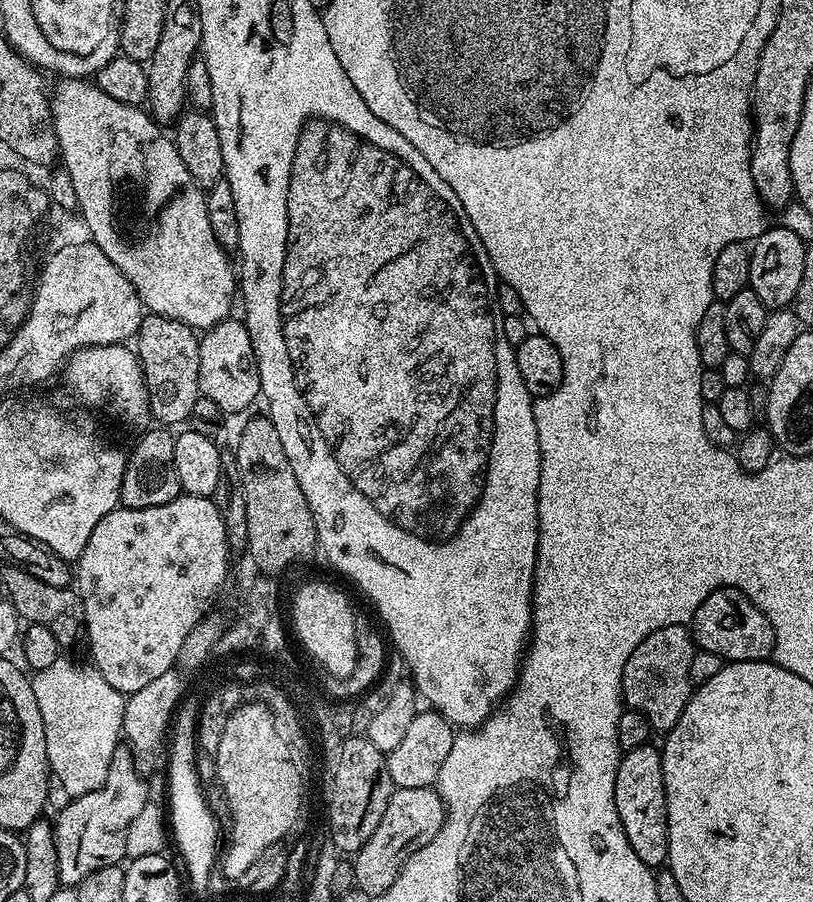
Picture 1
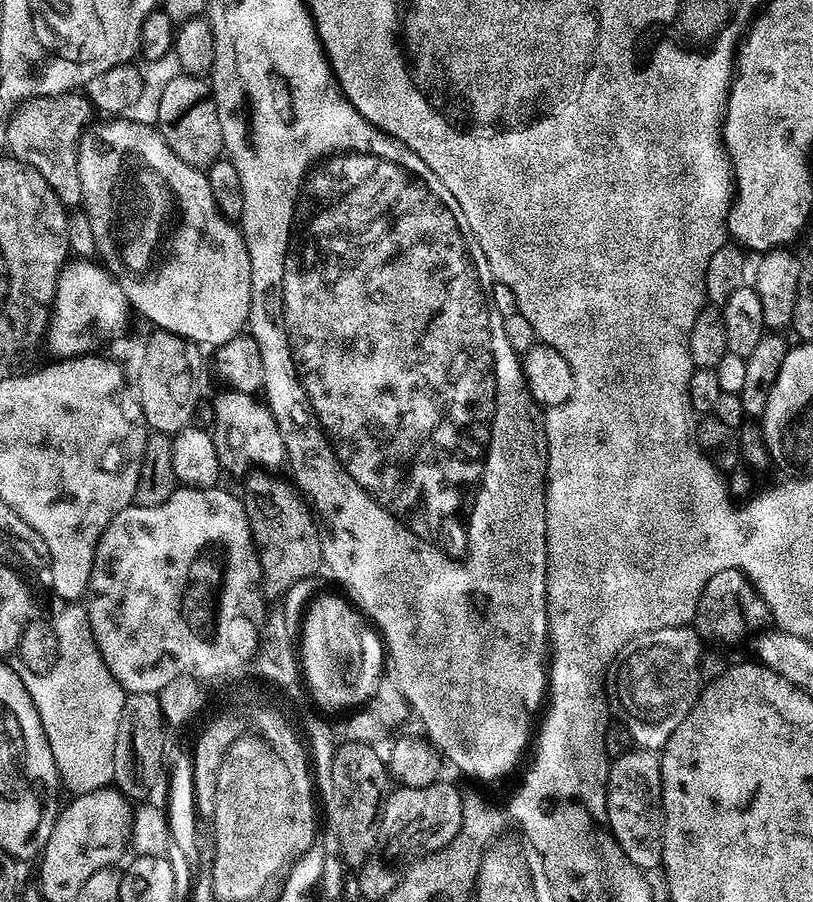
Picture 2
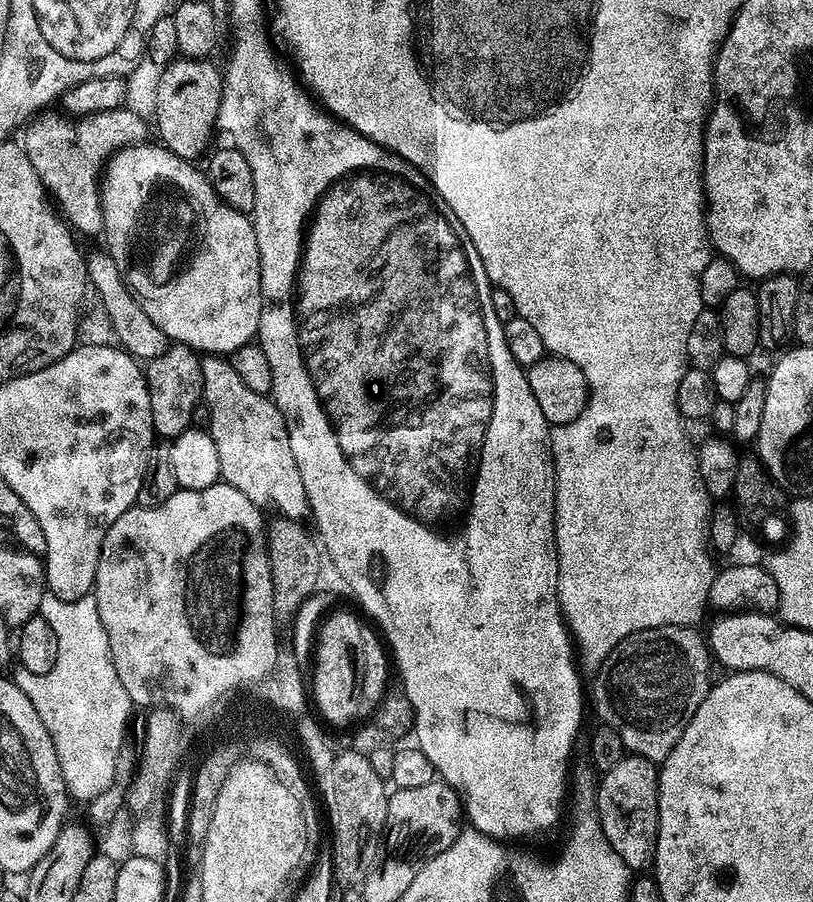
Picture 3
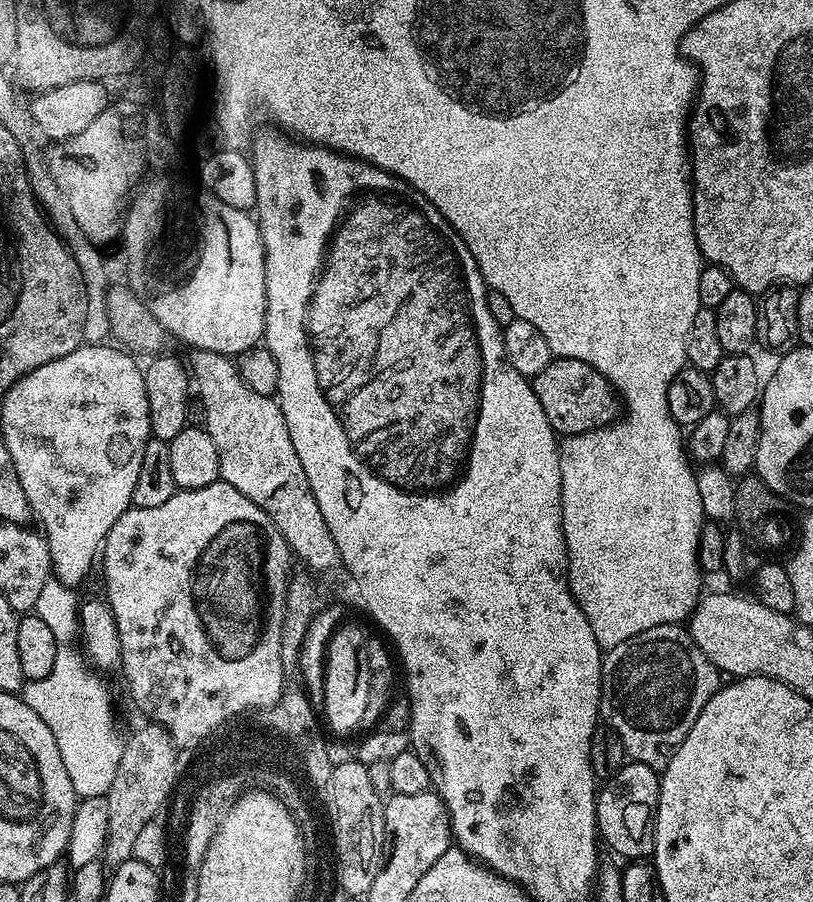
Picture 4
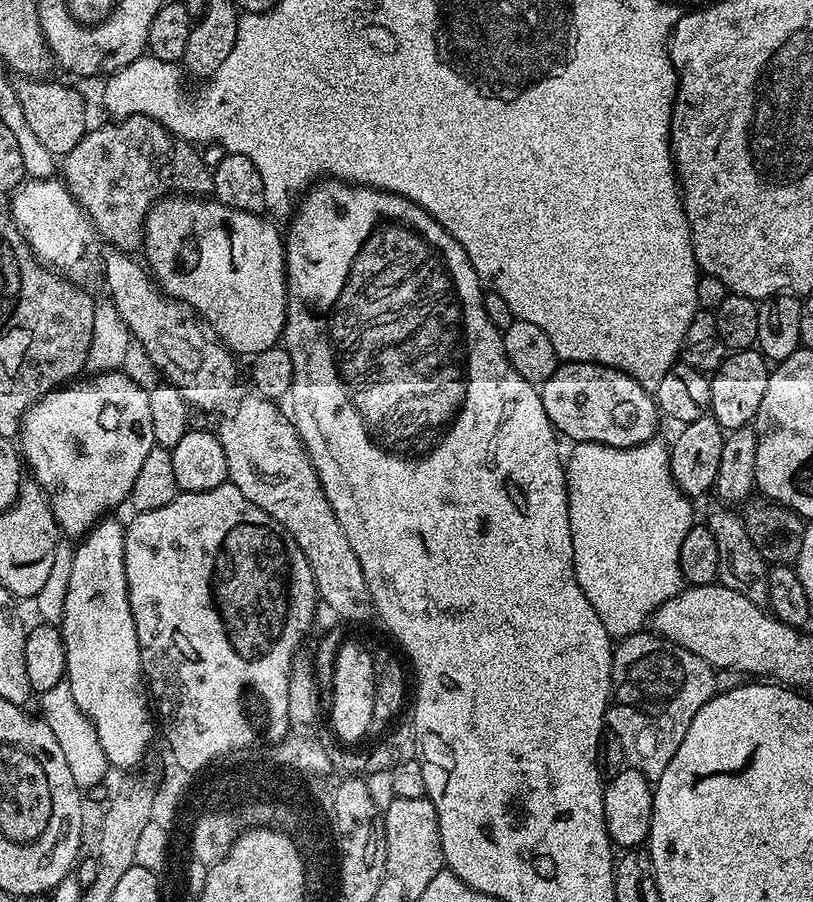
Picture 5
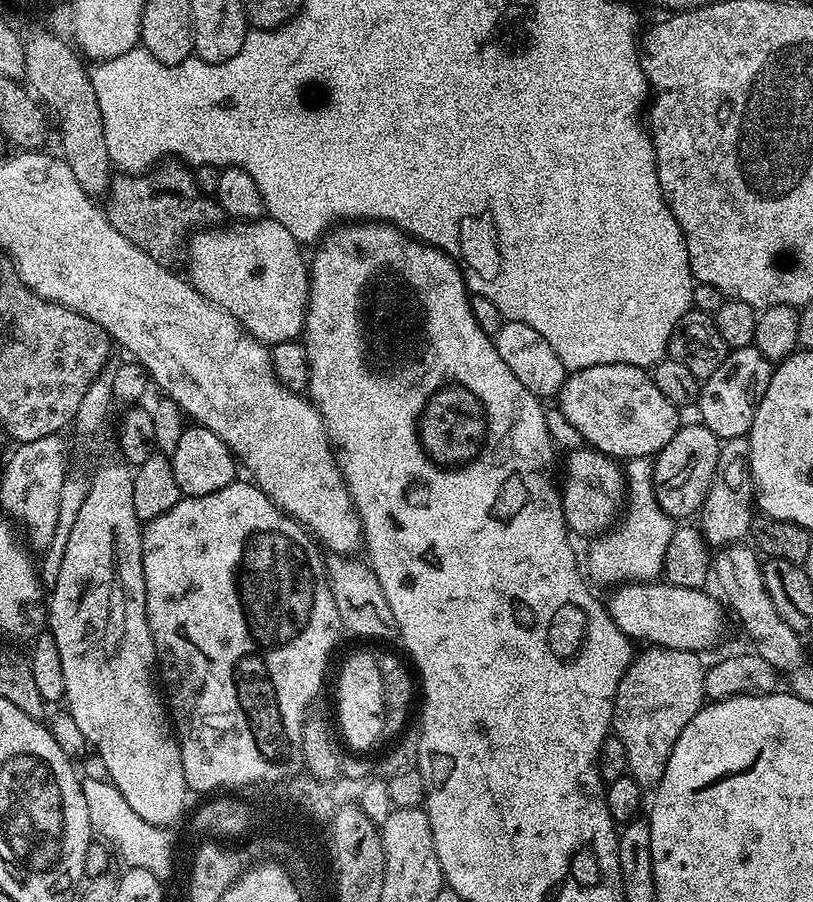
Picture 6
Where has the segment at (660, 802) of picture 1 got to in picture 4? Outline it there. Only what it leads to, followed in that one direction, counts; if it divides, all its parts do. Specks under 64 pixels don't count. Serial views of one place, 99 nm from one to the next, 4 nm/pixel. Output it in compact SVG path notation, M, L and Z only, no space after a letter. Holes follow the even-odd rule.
M626 762L608 780L603 781L602 787L596 794L596 831L599 839L604 840L620 856L625 856L625 861L643 861L651 857L656 851L656 807L660 797L661 773L655 768Z

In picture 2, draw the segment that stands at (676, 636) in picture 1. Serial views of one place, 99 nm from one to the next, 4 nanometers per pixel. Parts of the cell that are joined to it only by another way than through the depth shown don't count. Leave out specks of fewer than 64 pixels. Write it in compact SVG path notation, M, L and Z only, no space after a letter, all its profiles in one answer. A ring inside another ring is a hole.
M670 626L634 638L616 655L606 677L608 703L615 719L630 730L635 747L663 749L670 734L690 714L702 687L700 647L702 641L695 627Z

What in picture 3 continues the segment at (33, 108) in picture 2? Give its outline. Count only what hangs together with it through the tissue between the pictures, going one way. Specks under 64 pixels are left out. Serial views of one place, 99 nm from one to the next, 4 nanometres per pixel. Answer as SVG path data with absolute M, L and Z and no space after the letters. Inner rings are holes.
M125 106L107 112L108 132L102 125L96 124L100 122L89 123L92 125L84 132L84 148L80 148L77 121L59 111L52 112L56 110L41 111L27 121L23 129L25 132L22 147L30 158L30 166L38 170L38 178L47 188L48 195L54 201L60 215L81 237L92 236L95 232L97 235L104 225L98 193L98 173L106 157L109 157L113 150L139 144L147 137L144 135L147 134L148 128L144 125L143 118L138 113L131 112L130 108Z

